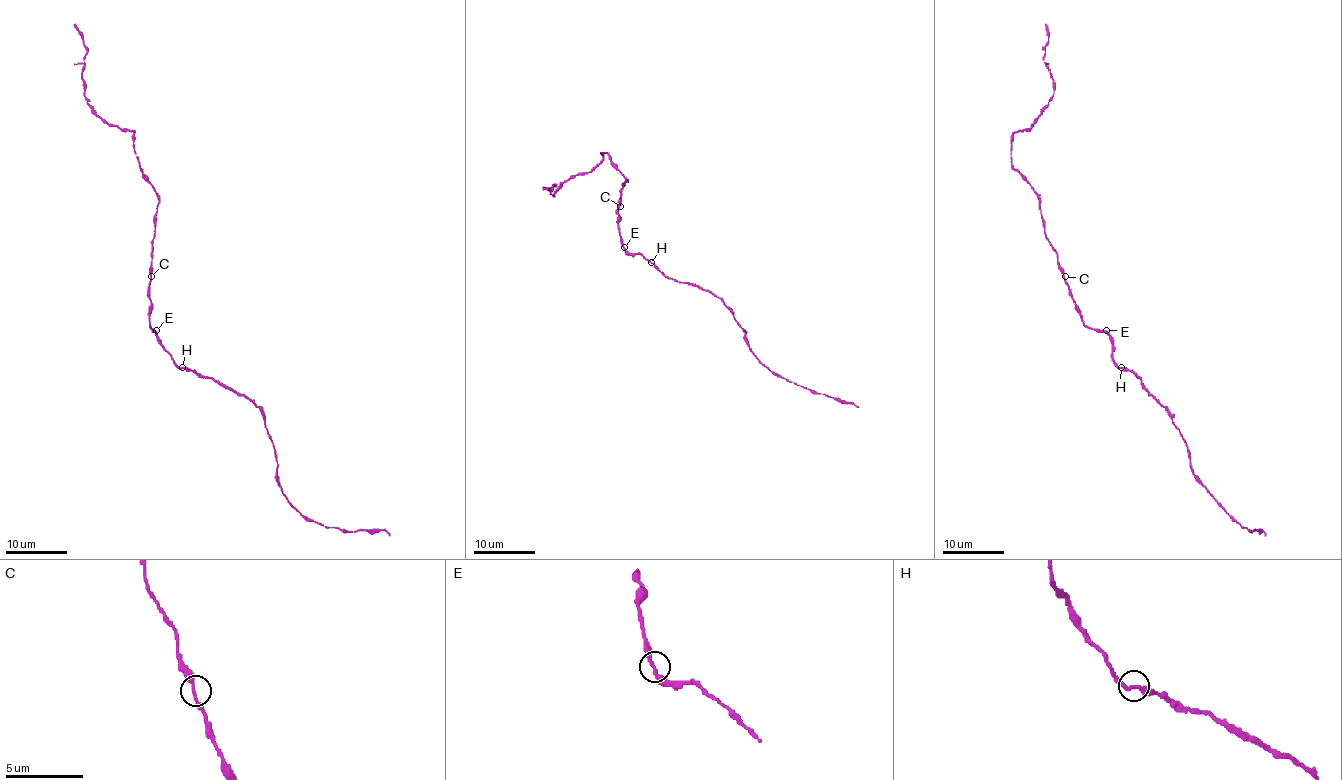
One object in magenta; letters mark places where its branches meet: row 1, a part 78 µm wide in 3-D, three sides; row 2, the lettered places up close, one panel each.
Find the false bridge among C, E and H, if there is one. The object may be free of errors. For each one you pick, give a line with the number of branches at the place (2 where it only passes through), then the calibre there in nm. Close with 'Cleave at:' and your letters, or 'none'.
Cleave at: none

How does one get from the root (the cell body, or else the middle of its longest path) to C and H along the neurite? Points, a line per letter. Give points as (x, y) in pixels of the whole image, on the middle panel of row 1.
C: (623, 241), (618, 226), (620, 206)
H: (623, 241), (623, 247), (629, 253), (641, 253), (650, 263)

